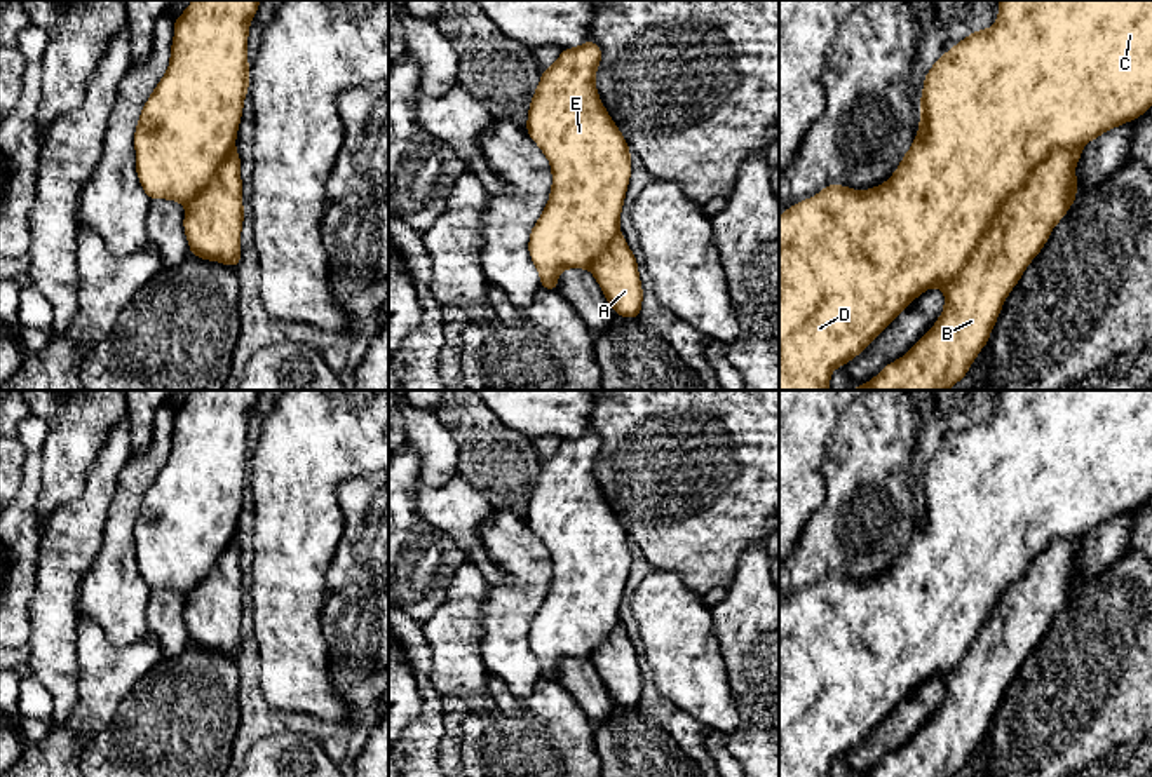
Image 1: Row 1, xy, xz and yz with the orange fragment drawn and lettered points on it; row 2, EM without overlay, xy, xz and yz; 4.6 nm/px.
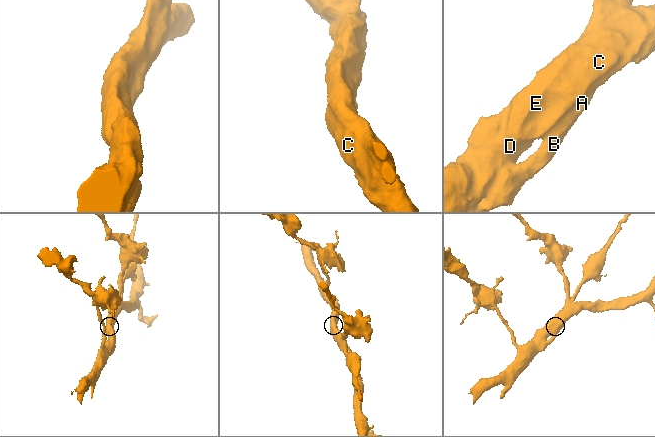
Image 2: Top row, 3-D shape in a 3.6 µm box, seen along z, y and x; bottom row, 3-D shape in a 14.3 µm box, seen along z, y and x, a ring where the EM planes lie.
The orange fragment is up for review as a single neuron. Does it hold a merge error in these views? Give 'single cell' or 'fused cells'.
fused cells

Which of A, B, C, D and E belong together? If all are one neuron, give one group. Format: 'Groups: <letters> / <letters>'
Groups: A B / C D E

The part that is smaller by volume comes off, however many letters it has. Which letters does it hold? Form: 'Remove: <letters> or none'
Remove: A, B

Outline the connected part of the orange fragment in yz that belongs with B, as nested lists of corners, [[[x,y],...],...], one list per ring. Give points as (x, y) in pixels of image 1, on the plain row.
[[[1084,535],[1056,538],[1032,561],[1025,575],[1000,596],[995,610],[959,666],[943,678],[945,699],[938,713],[906,746],[887,754],[873,770],[856,777],[952,777],[960,772],[986,735],[1009,681],[1028,653],[1040,643],[1053,617],[1075,592],[1075,554]]]

